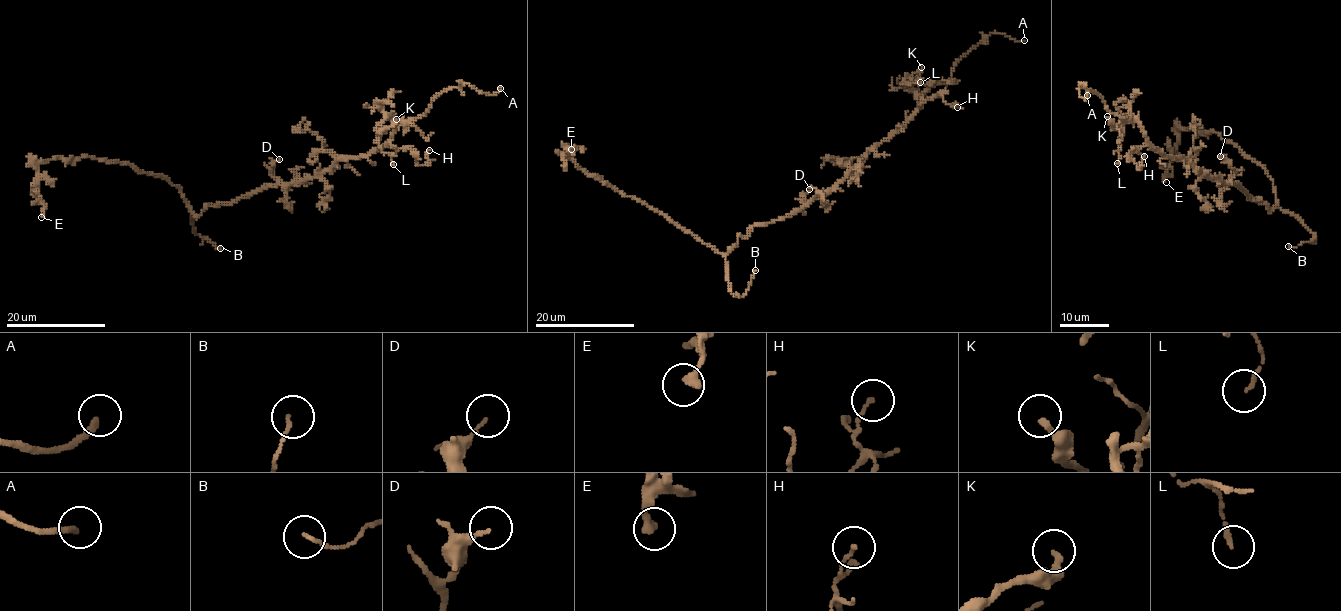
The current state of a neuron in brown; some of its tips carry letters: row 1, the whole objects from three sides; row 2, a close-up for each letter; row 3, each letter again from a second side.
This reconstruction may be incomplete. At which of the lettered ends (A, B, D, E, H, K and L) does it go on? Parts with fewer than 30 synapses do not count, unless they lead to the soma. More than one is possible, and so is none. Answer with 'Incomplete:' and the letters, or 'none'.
Incomplete: A

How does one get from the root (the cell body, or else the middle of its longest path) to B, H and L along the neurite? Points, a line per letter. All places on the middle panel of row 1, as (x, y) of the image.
B: (787, 215), (756, 224), (744, 238), (738, 237), (738, 242), (726, 256), (729, 289), (742, 297), (755, 270)
H: (787, 215), (829, 194), (873, 149), (894, 135), (925, 100), (938, 93), (944, 102), (957, 107)
L: (787, 215), (824, 198), (873, 149), (894, 135), (919, 106), (919, 99), (906, 81), (918, 85), (920, 82)

